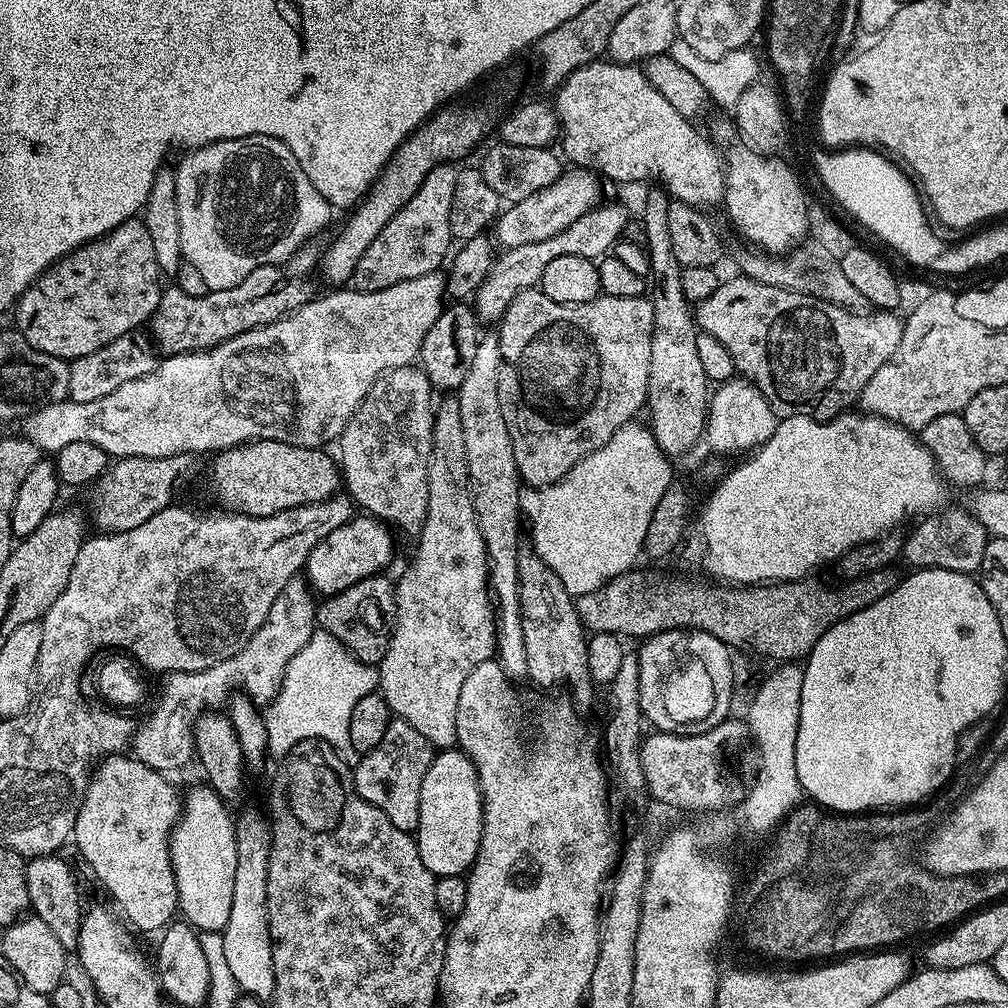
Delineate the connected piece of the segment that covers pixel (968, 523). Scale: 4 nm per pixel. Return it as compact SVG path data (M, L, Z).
M949 507L934 517L930 516L917 523L904 539L901 557L912 568L940 568L974 574L979 571L982 556L989 537L984 527L969 511Z

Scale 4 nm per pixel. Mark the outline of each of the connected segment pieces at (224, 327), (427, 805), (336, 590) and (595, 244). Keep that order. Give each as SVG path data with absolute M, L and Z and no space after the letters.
M312 247L299 248L282 264L267 264L256 268L246 274L238 286L230 286L226 290L209 290L201 296L191 296L175 286L165 287L161 291L156 313L150 321L155 347L164 356L203 352L238 334L246 334L246 330L254 330L263 324L280 320L301 304L308 303L313 295L312 272L314 276L322 255L319 247Z
M459 747L440 750L433 755L430 770L422 778L422 798L414 839L426 870L439 878L464 876L471 869L480 849L484 825L484 799L474 762Z
M367 514L346 521L338 530L330 530L308 555L306 579L313 593L324 598L336 596L360 580L381 575L392 560L392 535L389 525Z
M601 202L582 214L578 222L570 222L562 234L554 234L554 238L542 238L542 242L529 242L527 246L503 249L495 257L492 269L476 291L474 307L477 320L484 326L495 325L506 314L514 297L522 290L537 287L542 278L542 270L546 270L546 265L554 262L554 258L562 258L562 254L578 254L578 258L594 261L609 255L614 245L622 239L629 219L630 213L622 205Z

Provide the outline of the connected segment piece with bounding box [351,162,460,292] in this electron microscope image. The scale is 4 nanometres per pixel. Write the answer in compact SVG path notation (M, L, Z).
M449 162L434 166L434 170L424 176L414 198L410 198L410 202L406 202L406 206L402 206L386 226L382 226L382 234L378 234L378 238L370 242L366 254L362 254L351 278L351 283L359 291L382 290L406 282L406 278L430 274L449 259L454 244L450 230L450 198L454 198L454 182L458 182L459 173L460 168Z

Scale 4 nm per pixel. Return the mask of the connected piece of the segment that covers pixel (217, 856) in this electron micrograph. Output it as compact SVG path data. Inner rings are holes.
M211 786L203 787L186 792L180 820L174 826L172 841L168 845L178 886L179 915L200 932L223 932L230 922L230 906L234 899L234 866L238 866L236 821L233 814L228 813L229 805L225 800Z

